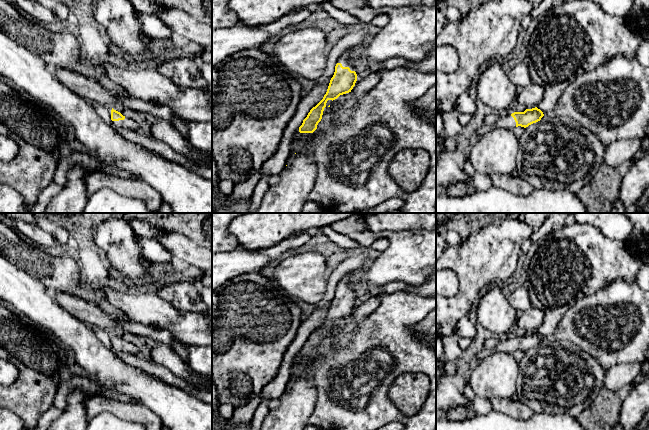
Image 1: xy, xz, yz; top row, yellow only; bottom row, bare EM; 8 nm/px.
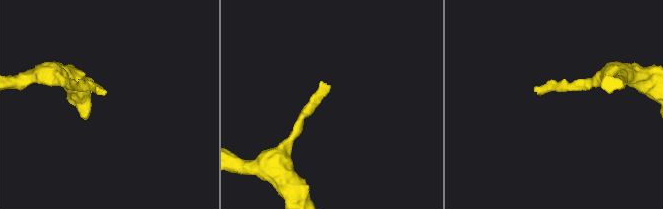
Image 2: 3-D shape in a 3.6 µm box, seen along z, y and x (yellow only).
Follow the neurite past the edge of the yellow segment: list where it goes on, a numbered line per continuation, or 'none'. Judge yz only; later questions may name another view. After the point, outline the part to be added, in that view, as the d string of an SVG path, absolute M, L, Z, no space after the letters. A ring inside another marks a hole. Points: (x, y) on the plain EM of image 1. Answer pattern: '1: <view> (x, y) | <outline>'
1: yz (506, 345) | M505 338L505 339L502 339L501 342L497 344L493 349L483 349L479 351L476 354L476 357L472 365L475 365L479 361L481 361L483 358L488 357L489 355L495 352L506 352L509 354L513 354L515 351L516 351L516 346L514 342L511 339Z

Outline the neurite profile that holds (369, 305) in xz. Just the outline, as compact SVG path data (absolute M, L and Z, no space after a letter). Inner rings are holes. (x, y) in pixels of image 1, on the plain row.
M382 294L366 298L362 303L356 305L352 313L353 319L363 319L372 314L380 305Z

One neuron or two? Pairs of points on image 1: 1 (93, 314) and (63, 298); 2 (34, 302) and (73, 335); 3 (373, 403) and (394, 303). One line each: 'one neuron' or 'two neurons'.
1: one neuron
2: one neuron
3: one neuron

